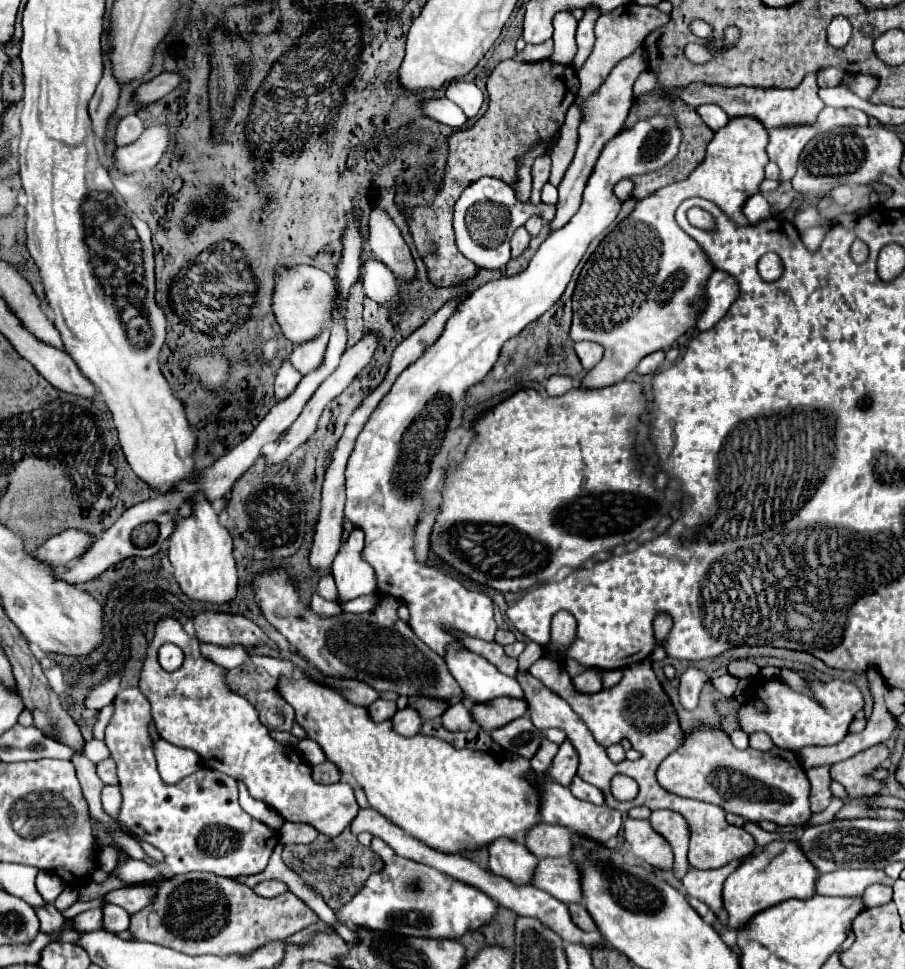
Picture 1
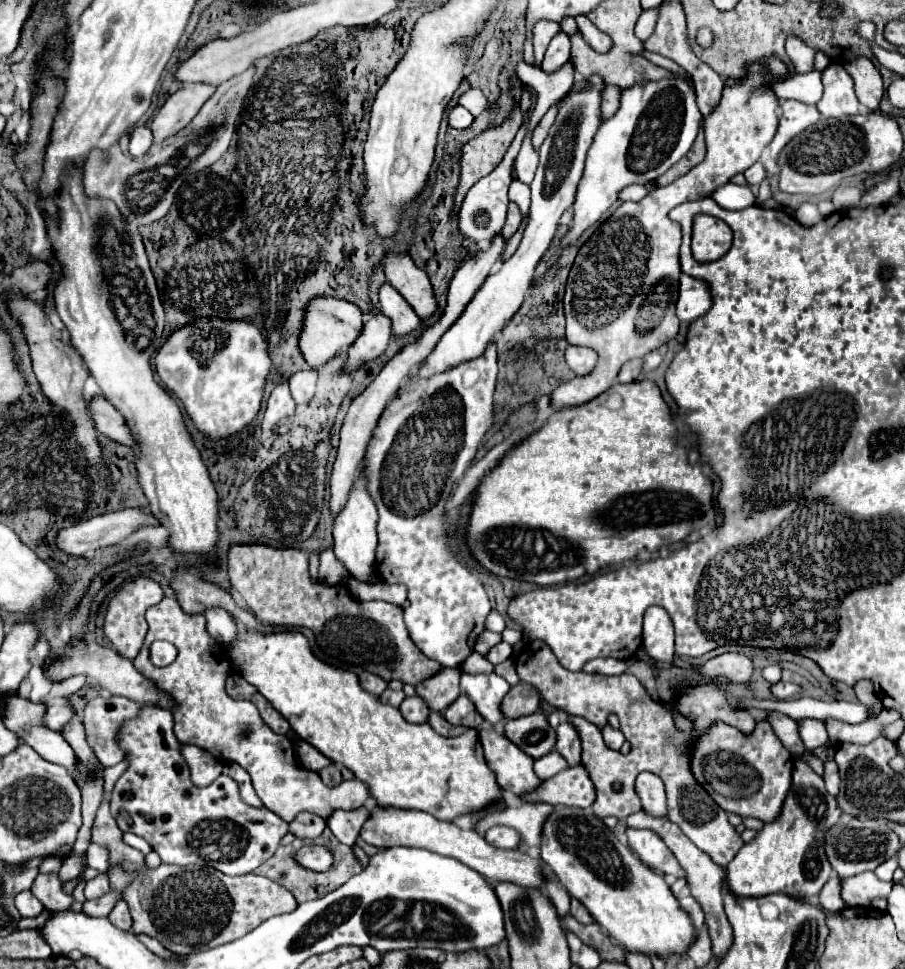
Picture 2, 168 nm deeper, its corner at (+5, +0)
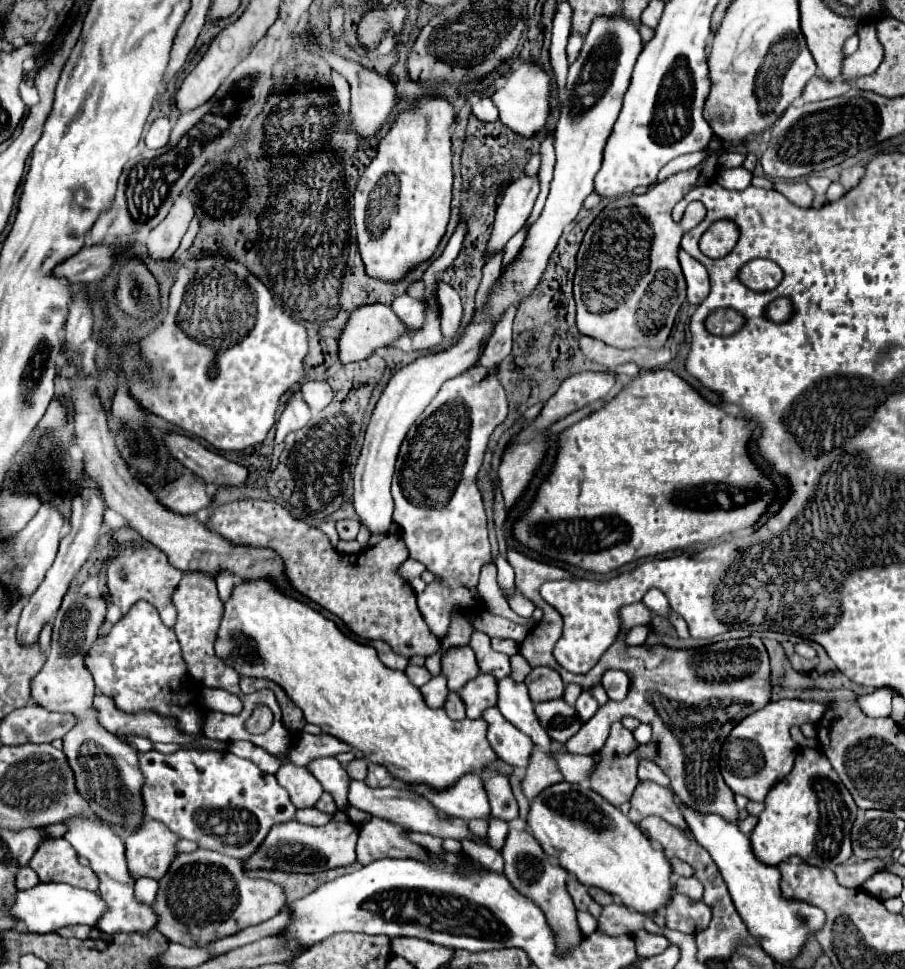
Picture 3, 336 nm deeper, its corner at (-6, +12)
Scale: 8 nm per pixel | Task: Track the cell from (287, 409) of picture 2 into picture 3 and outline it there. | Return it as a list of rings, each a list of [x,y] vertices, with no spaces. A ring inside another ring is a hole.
[[[301,391],[291,393],[291,397],[287,399],[287,405],[285,405],[285,409],[283,409],[283,413],[281,413],[279,421],[277,421],[275,443],[281,443],[287,433],[297,431],[297,427],[303,427],[309,419],[311,419],[311,409],[303,401]]]

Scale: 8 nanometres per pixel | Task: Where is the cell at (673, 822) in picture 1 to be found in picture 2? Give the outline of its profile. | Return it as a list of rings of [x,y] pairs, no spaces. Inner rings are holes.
[[[640,773],[636,779],[636,793],[642,801],[642,809],[650,815],[666,815],[666,793],[664,783],[654,773]]]

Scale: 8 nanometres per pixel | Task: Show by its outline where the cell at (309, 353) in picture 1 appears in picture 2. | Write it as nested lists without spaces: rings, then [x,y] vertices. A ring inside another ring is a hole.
[[[316,369],[298,371],[290,377],[290,393],[292,393],[292,399],[296,401],[298,407],[304,407],[312,401],[314,393],[316,393],[316,379],[318,379]]]

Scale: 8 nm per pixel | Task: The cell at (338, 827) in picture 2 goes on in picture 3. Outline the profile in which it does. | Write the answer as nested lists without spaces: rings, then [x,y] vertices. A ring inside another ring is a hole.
[[[323,757],[323,759],[311,761],[307,767],[311,773],[315,773],[315,777],[325,787],[325,791],[333,795],[337,809],[341,813],[347,813],[351,809],[351,803],[347,799],[351,777],[345,773],[343,765],[335,757]]]

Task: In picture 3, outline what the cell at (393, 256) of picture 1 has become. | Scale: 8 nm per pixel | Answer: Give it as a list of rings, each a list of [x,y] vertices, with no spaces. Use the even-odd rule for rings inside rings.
[[[445,281],[437,283],[437,301],[439,301],[439,319],[441,319],[441,331],[447,339],[453,339],[461,321],[461,299],[459,293],[447,285]]]

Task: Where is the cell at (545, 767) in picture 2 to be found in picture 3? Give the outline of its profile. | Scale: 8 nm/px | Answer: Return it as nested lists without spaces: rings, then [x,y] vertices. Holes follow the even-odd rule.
[[[563,749],[563,751],[553,753],[551,757],[557,761],[559,771],[563,773],[565,781],[581,783],[587,779],[587,767],[591,767],[589,755],[575,755],[575,753],[569,753],[567,749]]]

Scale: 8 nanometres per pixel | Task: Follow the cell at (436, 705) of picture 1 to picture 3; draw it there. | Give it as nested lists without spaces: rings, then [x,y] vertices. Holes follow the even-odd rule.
[[[469,645],[449,647],[441,657],[441,673],[447,677],[449,691],[459,691],[467,681],[479,675],[473,649]]]

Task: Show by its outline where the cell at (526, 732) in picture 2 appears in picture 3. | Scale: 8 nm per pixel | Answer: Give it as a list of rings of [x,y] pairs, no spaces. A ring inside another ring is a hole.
[[[563,699],[537,703],[535,715],[537,715],[539,723],[543,725],[543,729],[547,731],[547,735],[561,745],[567,739],[571,739],[581,727],[577,711],[571,705],[567,705]]]

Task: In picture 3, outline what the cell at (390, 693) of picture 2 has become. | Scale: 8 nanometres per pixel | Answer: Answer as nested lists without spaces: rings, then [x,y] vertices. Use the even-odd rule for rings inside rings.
[[[407,667],[405,669],[405,675],[409,677],[409,681],[415,685],[415,687],[421,687],[421,685],[425,685],[429,679],[431,679],[431,675],[429,675],[429,671],[425,669],[425,667]]]

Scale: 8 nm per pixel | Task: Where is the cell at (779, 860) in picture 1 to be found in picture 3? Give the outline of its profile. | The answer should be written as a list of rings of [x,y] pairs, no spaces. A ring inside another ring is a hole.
[[[803,749],[801,755],[795,759],[795,767],[787,779],[779,781],[765,799],[765,811],[759,815],[759,823],[751,833],[751,847],[755,857],[769,867],[777,867],[785,859],[797,855],[803,861],[809,861],[813,867],[837,867],[851,857],[851,823],[859,813],[851,793],[841,783],[837,771],[831,767],[829,759],[819,749]]]

